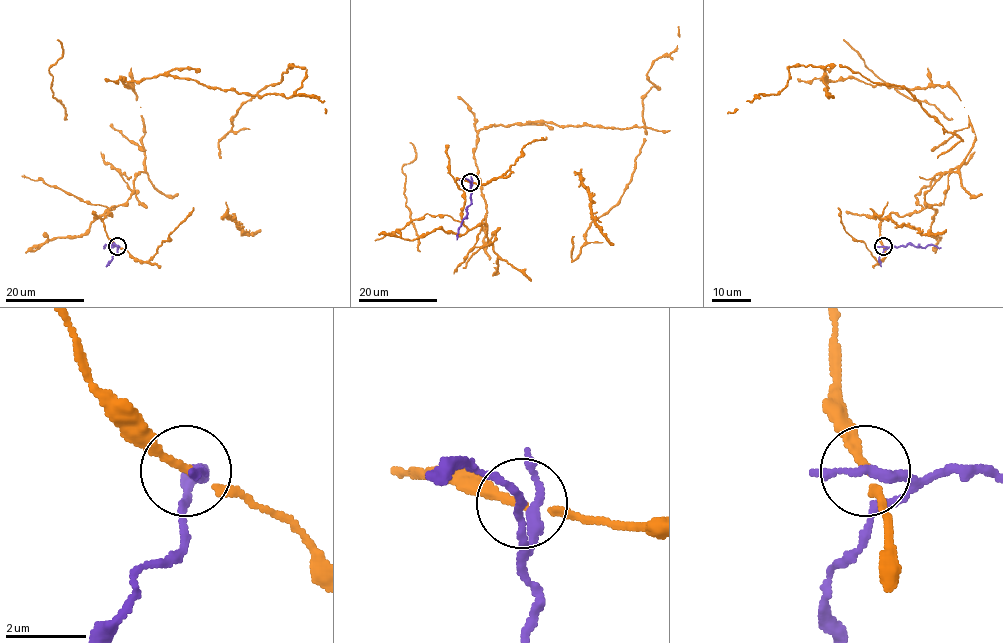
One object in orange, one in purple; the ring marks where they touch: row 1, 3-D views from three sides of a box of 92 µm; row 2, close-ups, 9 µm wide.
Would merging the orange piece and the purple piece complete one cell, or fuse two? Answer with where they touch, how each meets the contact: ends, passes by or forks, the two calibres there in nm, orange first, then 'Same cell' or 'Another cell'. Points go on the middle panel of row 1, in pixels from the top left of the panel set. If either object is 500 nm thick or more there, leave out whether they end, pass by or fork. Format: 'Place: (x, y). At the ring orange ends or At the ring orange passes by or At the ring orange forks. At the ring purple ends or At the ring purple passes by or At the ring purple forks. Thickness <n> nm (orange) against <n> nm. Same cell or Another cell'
Place: (470, 182). At the ring orange passes by. At the ring purple passes by. Thickness 140 nm (orange) against 220 nm. Another cell

